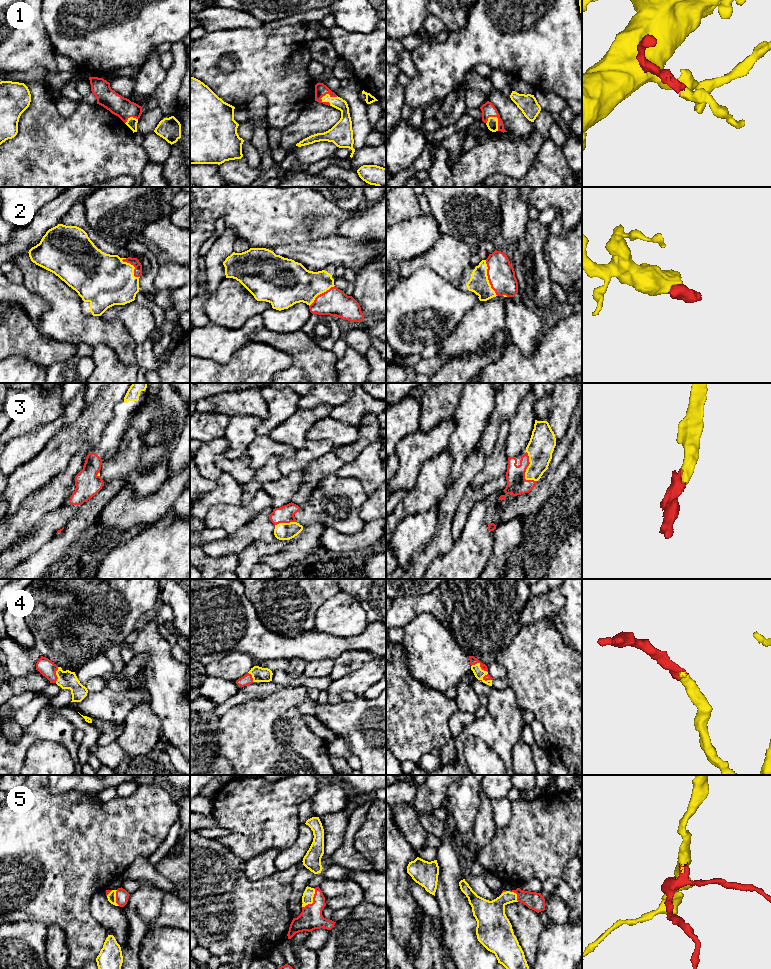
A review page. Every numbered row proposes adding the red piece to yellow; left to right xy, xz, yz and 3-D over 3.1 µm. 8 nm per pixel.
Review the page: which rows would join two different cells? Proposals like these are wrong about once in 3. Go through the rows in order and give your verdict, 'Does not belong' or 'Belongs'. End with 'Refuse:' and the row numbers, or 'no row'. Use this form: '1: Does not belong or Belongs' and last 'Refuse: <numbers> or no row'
1: Belongs
2: Belongs
3: Belongs
4: Belongs
5: Belongs
Refuse: no row

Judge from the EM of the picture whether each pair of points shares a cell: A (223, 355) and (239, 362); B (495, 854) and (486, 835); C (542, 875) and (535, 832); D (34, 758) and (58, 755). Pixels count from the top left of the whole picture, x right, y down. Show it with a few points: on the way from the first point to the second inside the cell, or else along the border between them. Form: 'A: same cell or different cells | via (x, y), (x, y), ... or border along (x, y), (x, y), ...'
A: different cells | border along (248, 343), (238, 348), (224, 363), (206, 358)
B: different cells | border along (496, 827), (496, 832), (492, 839), (475, 854)
C: same cell | via (542, 864), (539, 843)
D: same cell | via (40, 758), (52, 758)

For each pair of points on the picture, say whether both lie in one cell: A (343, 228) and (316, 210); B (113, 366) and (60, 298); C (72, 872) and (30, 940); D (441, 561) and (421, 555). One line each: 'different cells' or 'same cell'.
A: different cells
B: different cells
C: different cells
D: different cells

